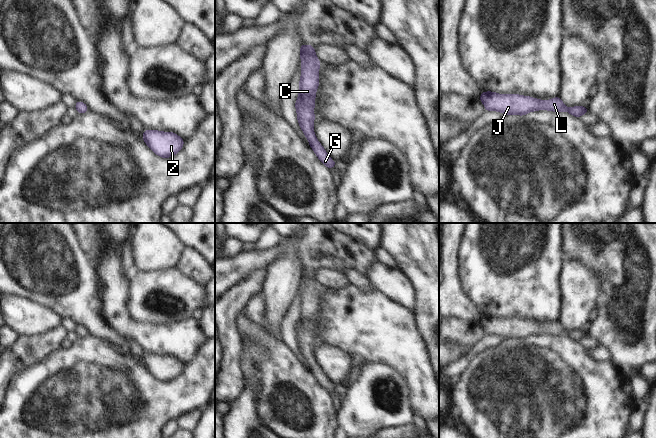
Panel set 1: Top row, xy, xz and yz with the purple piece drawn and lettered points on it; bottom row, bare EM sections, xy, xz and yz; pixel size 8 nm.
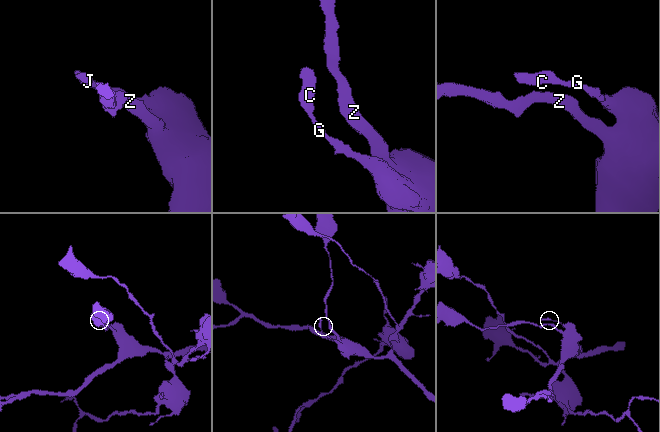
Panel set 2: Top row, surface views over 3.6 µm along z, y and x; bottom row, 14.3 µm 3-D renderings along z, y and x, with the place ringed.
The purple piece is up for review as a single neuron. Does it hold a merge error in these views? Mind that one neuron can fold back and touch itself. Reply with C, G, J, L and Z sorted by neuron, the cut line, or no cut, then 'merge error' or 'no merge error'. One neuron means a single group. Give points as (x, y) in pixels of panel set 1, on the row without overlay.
groups C G J L Z; cut none; no merge error

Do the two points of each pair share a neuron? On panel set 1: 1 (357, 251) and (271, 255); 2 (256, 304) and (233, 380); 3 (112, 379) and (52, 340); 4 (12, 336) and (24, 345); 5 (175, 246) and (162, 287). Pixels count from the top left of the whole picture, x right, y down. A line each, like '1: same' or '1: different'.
1: same
2: different
3: different
4: different
5: different

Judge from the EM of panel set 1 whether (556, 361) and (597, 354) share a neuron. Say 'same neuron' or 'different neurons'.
different neurons

